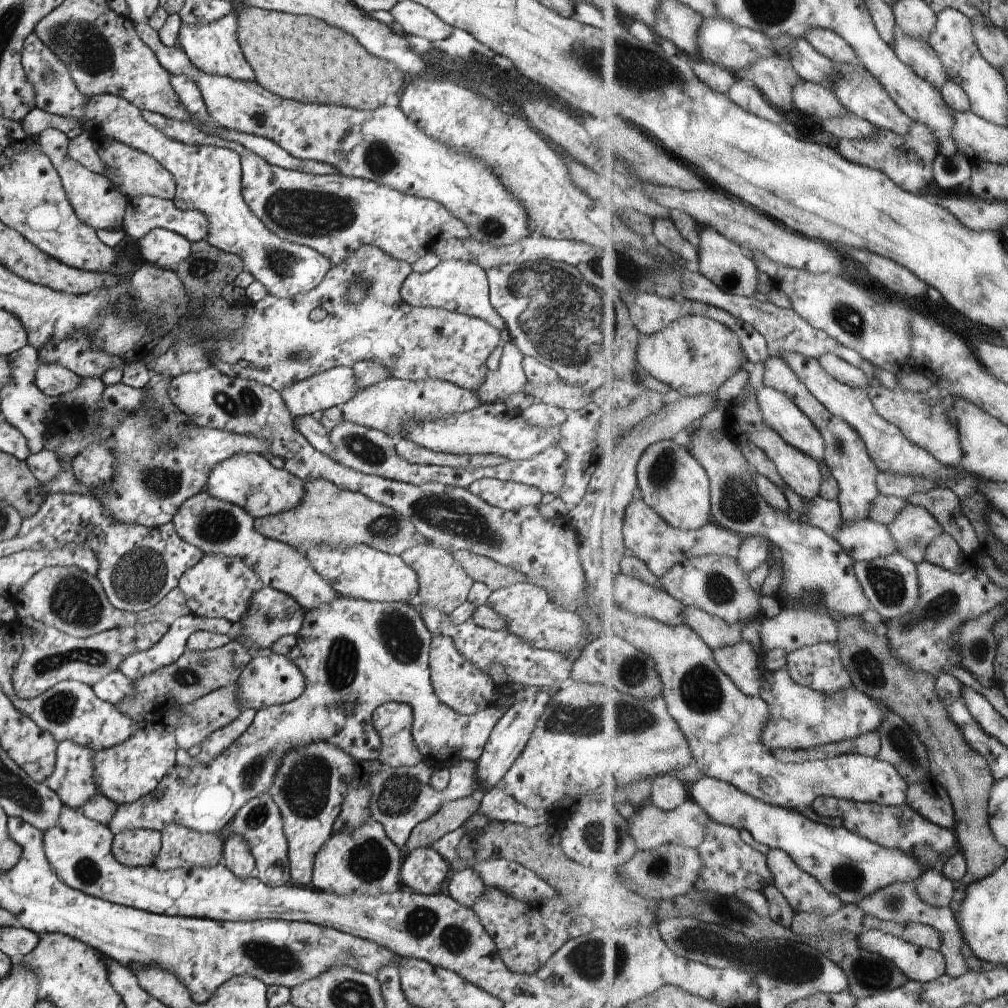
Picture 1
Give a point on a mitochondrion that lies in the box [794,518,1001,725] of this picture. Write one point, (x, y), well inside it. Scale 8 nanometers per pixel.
(945, 603)

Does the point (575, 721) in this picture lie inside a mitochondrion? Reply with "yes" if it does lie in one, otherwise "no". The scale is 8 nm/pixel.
yes

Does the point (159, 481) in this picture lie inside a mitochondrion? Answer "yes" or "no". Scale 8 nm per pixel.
yes

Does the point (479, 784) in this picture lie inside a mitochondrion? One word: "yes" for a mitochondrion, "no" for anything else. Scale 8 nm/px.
no

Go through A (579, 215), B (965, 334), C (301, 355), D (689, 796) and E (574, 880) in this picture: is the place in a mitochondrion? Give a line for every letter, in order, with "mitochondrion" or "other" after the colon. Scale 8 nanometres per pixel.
A: other
B: other
C: mitochondrion
D: other
E: other

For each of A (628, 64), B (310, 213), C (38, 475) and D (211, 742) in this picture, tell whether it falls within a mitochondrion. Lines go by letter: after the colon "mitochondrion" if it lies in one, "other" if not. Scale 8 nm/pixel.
A: mitochondrion
B: mitochondrion
C: other
D: other

